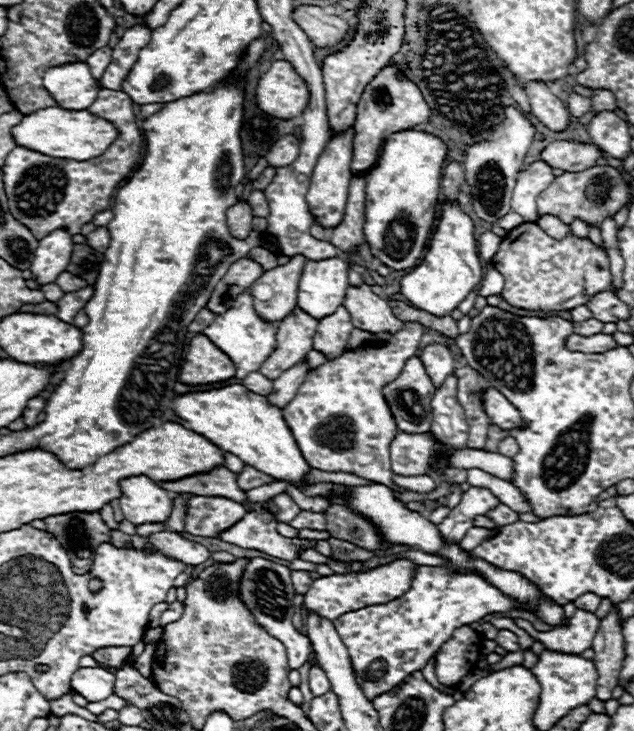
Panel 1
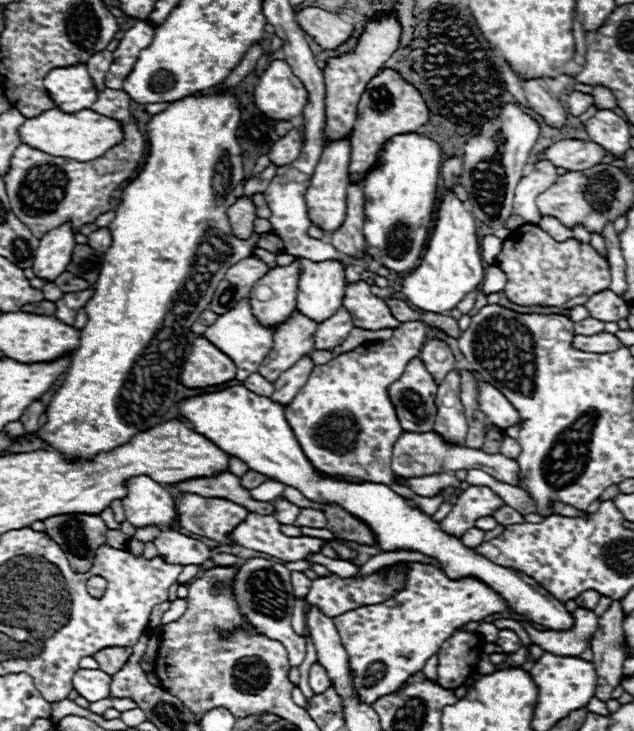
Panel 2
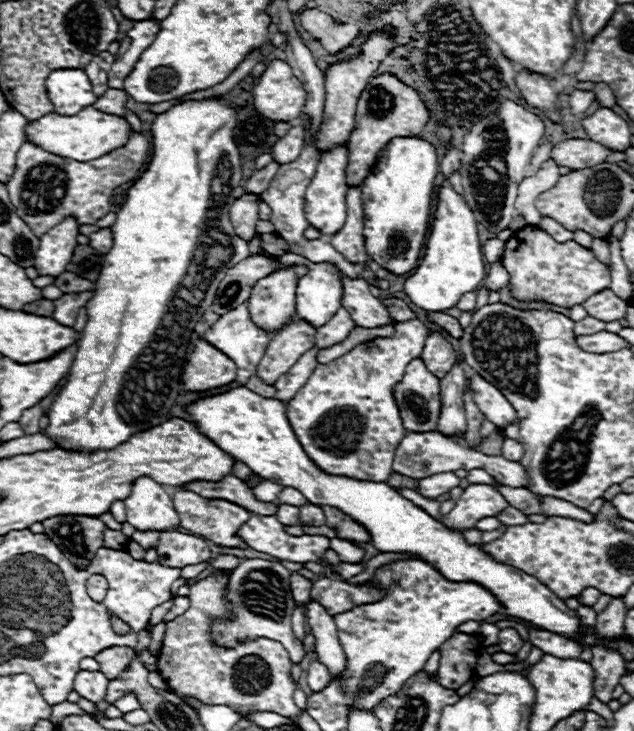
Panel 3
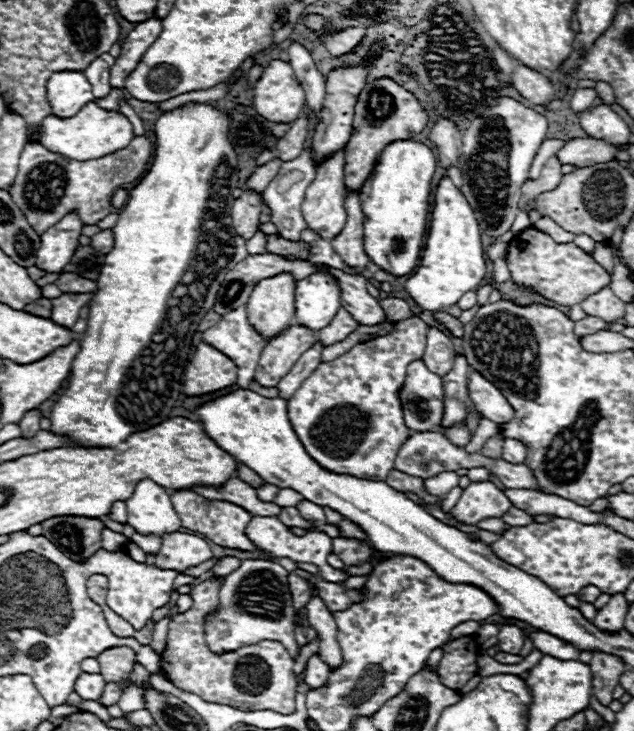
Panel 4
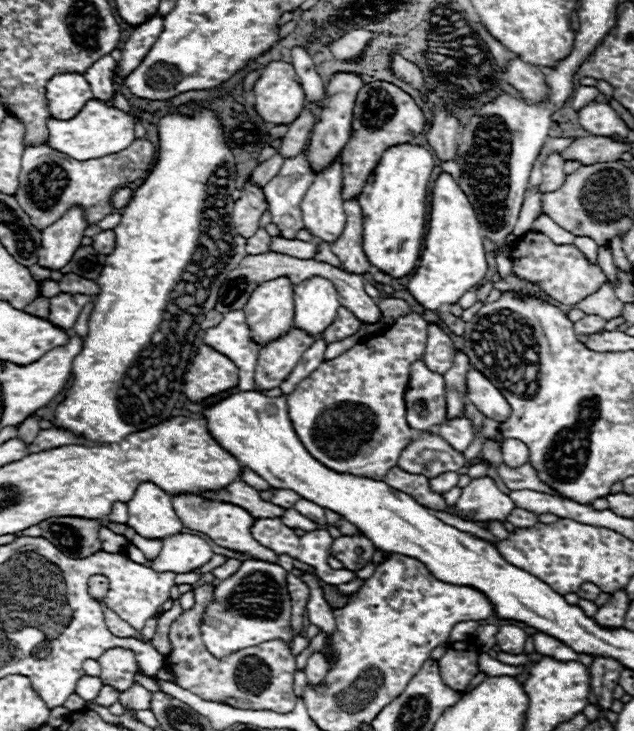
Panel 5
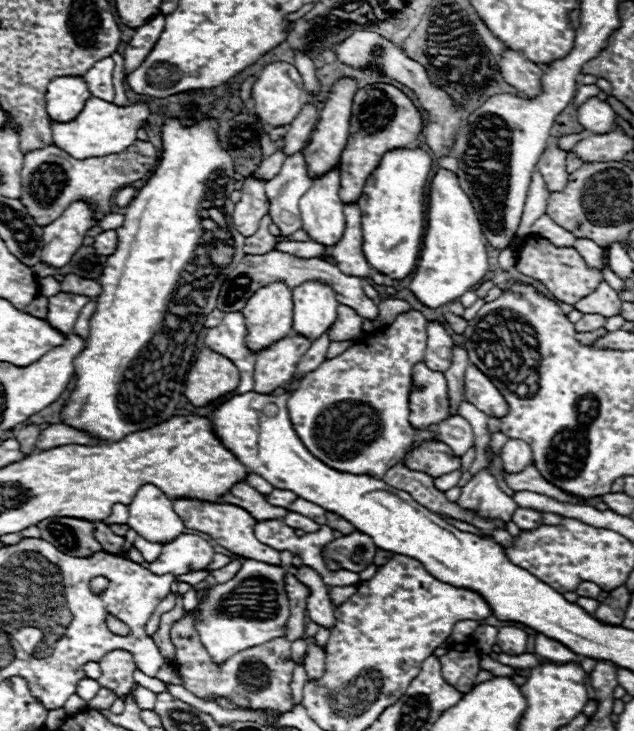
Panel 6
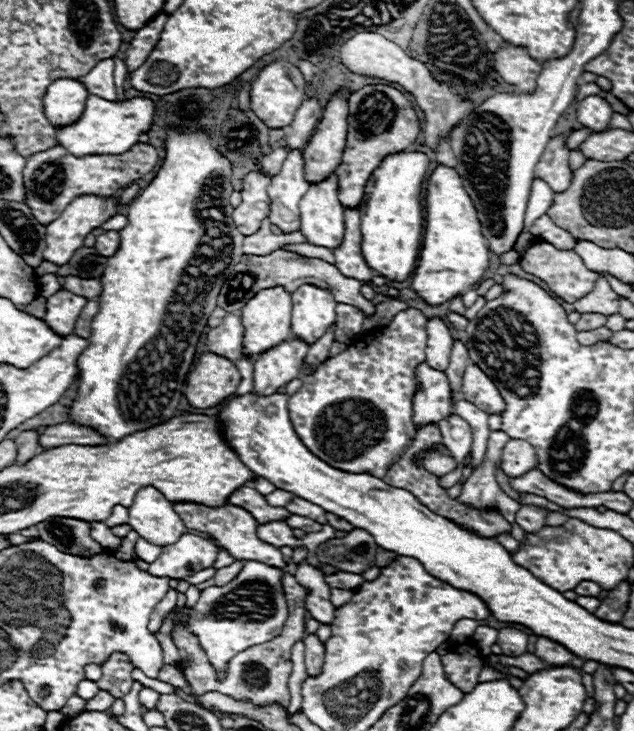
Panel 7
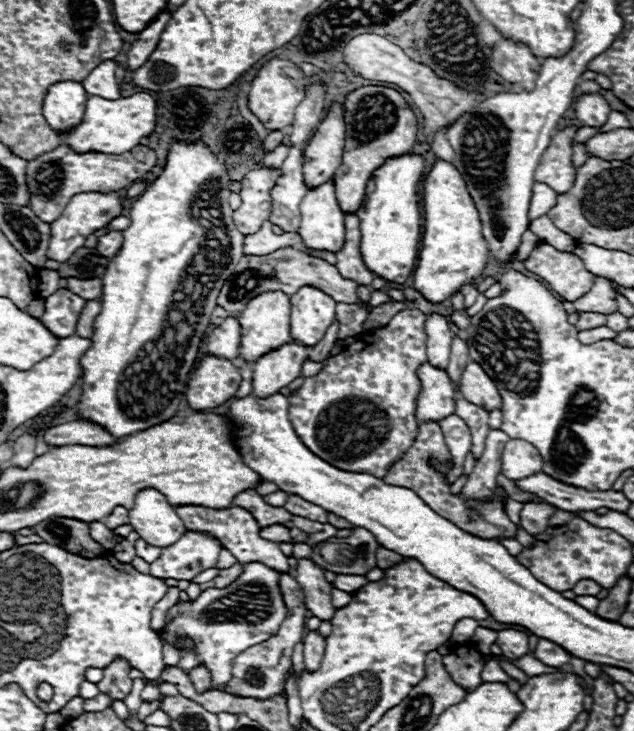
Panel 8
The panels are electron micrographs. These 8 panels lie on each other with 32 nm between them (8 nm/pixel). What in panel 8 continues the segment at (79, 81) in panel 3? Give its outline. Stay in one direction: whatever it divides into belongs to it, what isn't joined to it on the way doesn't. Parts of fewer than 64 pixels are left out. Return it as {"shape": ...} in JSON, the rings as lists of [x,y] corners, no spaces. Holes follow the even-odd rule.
{"shape":[[[58,82],[50,86],[42,104],[42,114],[56,134],[66,134],[84,120],[86,100],[88,94],[80,82]]]}

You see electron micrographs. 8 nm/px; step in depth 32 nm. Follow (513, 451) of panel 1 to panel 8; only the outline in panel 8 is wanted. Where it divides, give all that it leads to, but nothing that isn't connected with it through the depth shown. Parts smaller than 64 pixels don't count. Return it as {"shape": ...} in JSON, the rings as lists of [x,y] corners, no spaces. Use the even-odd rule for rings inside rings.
{"shape":[[[510,440],[502,454],[502,474],[510,480],[520,480],[536,472],[542,472],[540,452],[530,442]]]}

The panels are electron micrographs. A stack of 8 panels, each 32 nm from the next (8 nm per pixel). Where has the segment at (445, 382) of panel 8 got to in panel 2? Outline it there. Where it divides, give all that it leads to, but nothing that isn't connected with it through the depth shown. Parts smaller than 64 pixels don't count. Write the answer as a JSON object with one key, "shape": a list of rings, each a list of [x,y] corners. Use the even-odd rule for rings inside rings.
{"shape":[[[420,358],[406,366],[406,374],[390,386],[390,400],[398,410],[398,420],[406,432],[432,430],[436,422],[438,384]]]}

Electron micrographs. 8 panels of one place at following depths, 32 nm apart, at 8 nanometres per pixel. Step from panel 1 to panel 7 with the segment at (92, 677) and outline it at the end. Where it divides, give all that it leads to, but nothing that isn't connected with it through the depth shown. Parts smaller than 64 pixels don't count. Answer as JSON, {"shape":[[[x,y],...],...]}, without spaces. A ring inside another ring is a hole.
{"shape":[[[82,680],[82,682],[78,684],[78,696],[84,698],[84,700],[94,698],[98,692],[100,692],[100,688],[98,688],[98,684],[92,682],[92,680]]]}

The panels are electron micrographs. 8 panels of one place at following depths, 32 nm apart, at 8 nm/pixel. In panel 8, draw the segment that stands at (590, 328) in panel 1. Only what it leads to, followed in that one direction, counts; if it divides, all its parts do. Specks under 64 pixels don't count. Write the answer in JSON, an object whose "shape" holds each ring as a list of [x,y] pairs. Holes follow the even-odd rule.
{"shape":[[[578,312],[578,330],[590,330],[594,326],[604,326],[606,324],[606,316],[598,314],[598,312]]]}

